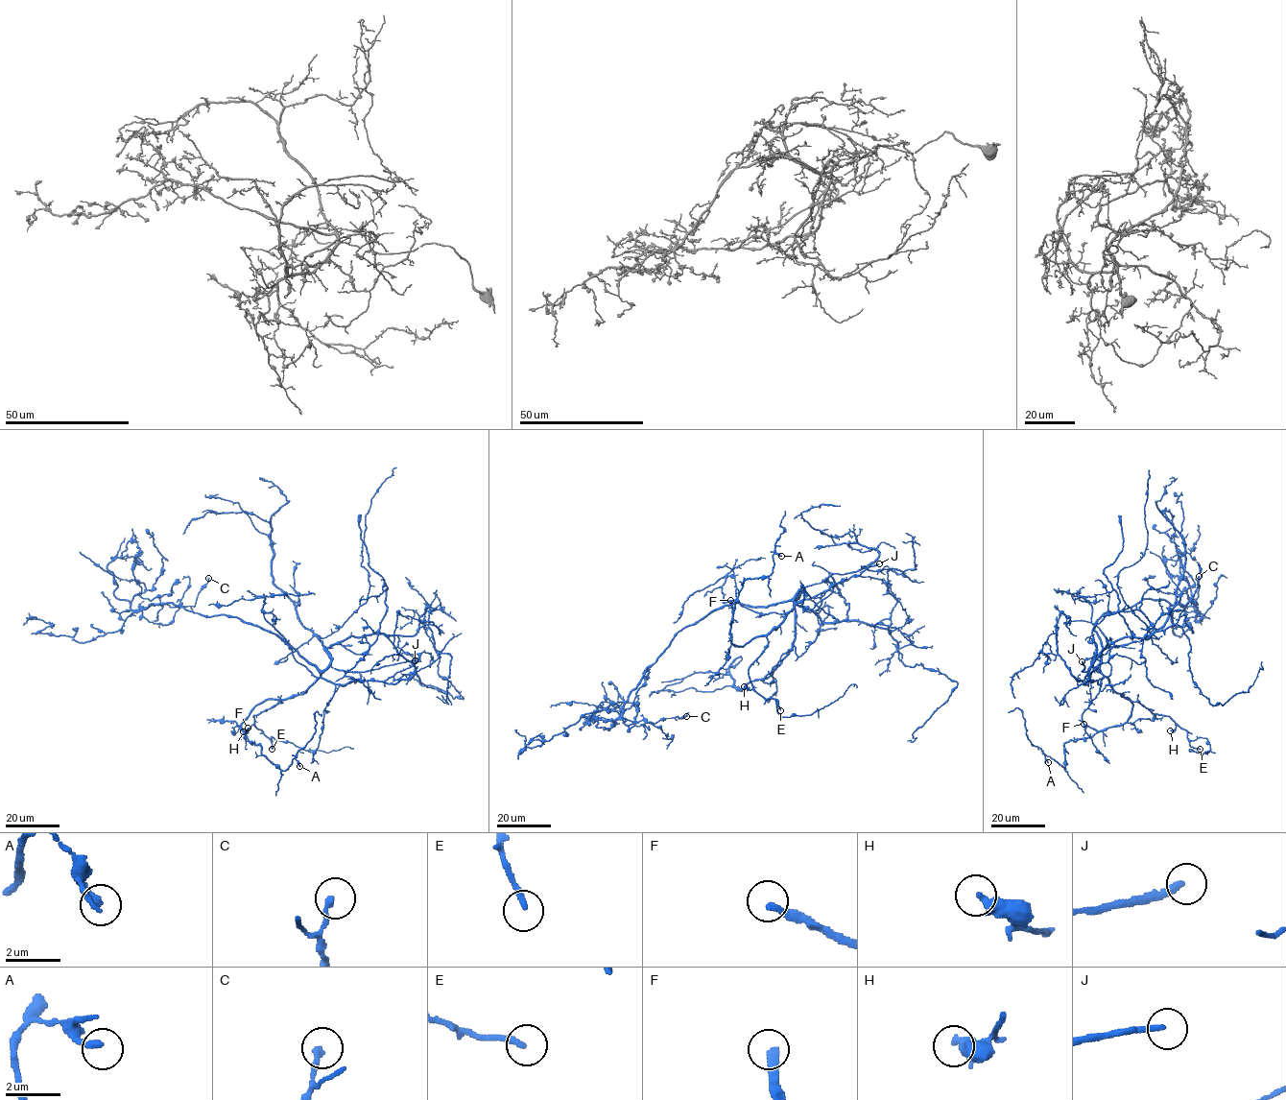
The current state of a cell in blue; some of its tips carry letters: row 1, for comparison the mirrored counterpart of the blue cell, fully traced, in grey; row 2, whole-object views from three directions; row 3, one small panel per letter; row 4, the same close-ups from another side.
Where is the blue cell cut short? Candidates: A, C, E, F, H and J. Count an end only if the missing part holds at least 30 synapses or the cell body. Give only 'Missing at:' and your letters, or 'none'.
Missing at: F, J

